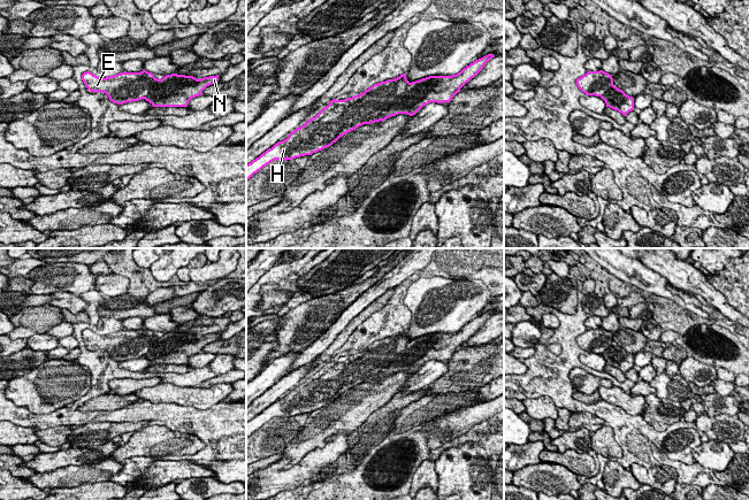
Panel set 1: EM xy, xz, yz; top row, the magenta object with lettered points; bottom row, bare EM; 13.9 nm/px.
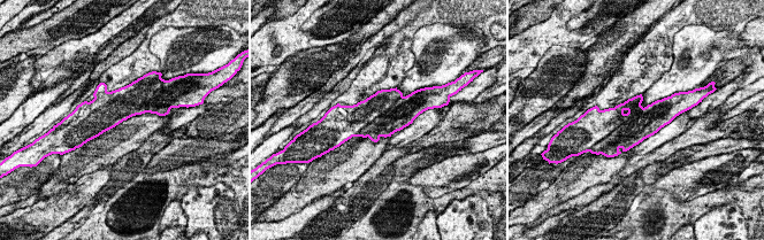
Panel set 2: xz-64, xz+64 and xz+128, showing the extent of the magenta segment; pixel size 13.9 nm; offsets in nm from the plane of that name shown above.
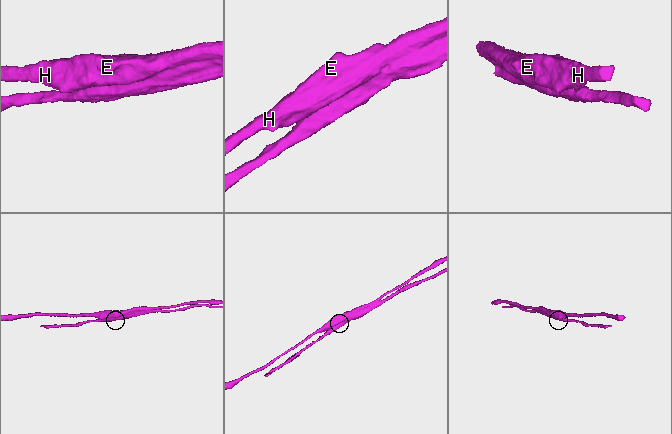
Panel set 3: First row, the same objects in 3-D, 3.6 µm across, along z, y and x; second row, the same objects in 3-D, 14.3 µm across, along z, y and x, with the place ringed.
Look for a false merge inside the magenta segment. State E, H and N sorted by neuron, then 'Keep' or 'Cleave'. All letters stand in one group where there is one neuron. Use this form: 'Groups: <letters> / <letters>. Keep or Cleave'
Groups: E H / N. Cleave

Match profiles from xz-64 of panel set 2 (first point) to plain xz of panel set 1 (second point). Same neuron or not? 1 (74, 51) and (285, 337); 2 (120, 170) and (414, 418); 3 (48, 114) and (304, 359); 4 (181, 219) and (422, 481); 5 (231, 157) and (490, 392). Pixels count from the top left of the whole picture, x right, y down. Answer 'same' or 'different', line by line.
1: same
2: different
3: different
4: same
5: different

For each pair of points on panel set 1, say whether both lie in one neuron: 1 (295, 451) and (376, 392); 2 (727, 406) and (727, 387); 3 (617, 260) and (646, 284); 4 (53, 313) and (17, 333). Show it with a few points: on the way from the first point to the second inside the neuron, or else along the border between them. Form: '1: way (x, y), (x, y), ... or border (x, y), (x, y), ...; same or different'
1: way (315, 432), (326, 422), (344, 415), (356, 406); same
2: border (715, 392), (721, 395), (731, 394); different
3: way (623, 268), (637, 284); same
4: way (44, 317), (33, 320), (27, 327); same

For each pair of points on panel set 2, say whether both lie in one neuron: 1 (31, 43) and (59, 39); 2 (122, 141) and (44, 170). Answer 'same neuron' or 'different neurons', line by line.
1: same neuron
2: different neurons

